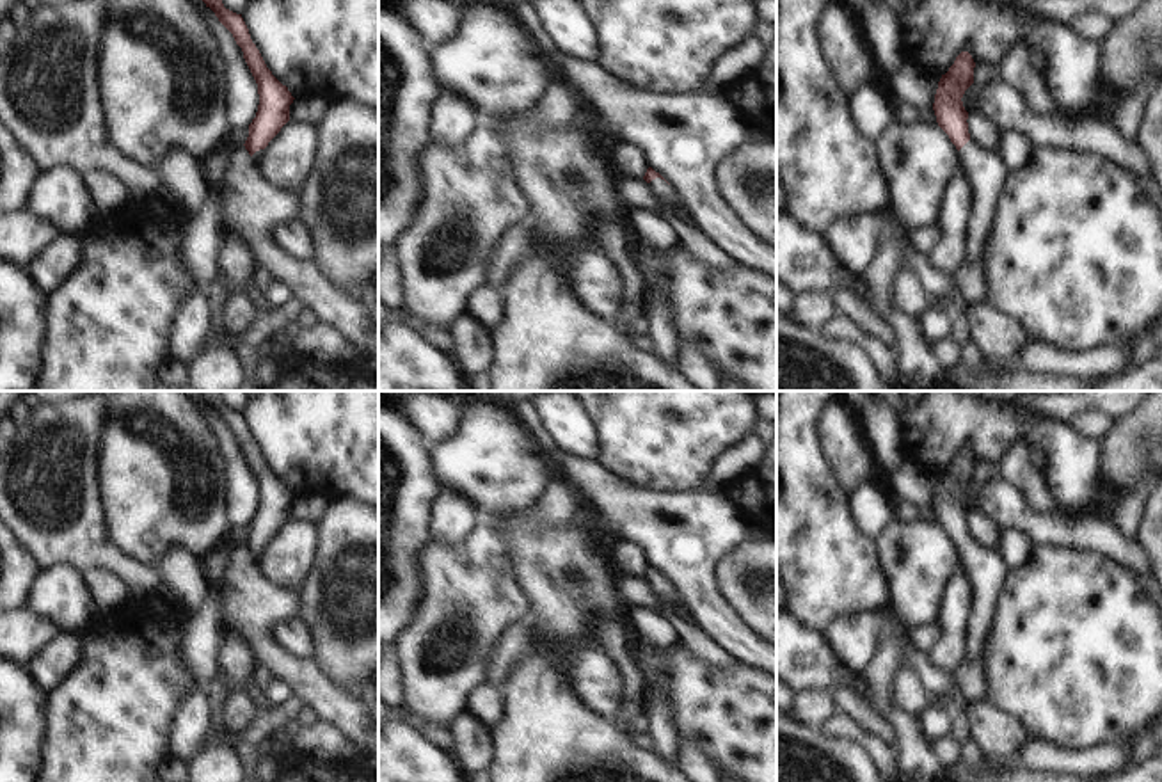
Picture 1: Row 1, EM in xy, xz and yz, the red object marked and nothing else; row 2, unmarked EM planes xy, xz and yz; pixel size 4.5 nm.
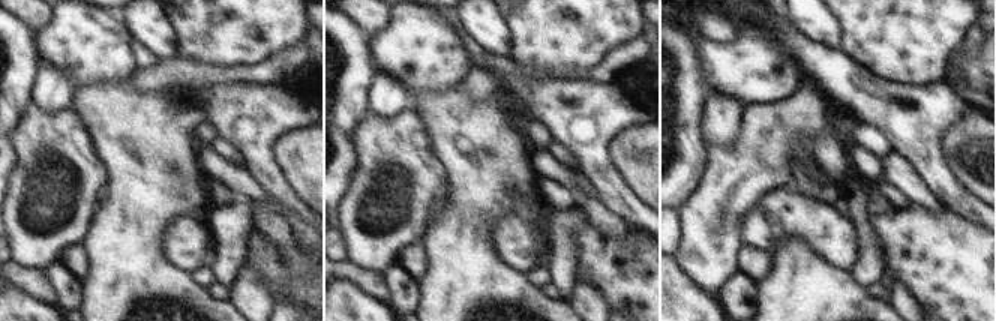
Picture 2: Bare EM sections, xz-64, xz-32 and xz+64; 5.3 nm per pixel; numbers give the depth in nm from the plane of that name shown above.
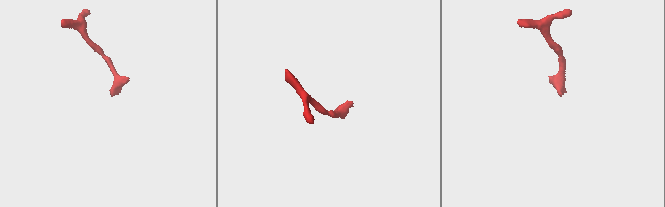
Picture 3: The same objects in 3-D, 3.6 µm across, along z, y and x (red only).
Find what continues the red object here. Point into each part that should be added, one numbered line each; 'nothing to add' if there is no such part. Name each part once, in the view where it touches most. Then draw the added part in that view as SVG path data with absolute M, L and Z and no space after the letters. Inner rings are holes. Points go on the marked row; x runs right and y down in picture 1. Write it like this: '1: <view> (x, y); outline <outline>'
1: xz (665, 192); outline M656 178L650 183L652 194L663 203L663 204L680 204L680 197L675 192L672 185L668 185L665 180Z

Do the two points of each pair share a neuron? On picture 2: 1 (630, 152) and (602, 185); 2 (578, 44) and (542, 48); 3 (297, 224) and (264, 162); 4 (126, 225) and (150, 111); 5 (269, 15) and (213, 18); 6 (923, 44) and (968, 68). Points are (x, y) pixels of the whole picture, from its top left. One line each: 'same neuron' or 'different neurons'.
1: different neurons
2: same neuron
3: different neurons
4: same neuron
5: same neuron
6: different neurons

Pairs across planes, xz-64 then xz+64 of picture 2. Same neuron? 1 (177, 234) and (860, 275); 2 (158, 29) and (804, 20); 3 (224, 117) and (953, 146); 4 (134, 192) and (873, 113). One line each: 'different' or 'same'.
1: different
2: same
3: different
4: different

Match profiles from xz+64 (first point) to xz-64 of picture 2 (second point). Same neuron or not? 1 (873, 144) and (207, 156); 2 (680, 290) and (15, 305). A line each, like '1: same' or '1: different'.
1: different
2: same

